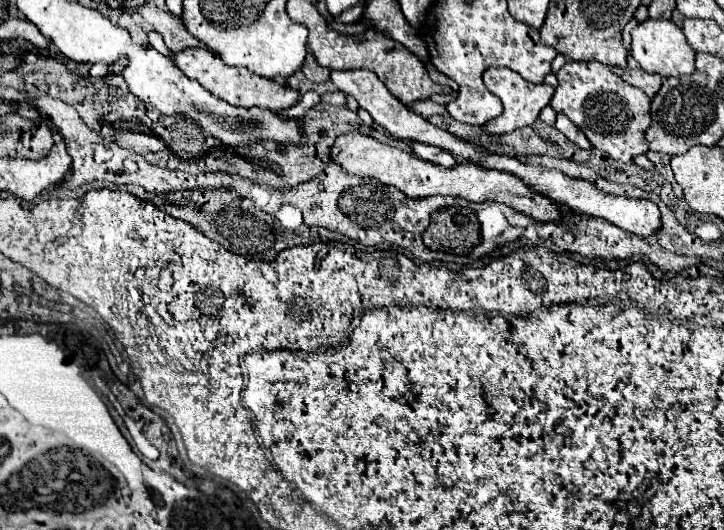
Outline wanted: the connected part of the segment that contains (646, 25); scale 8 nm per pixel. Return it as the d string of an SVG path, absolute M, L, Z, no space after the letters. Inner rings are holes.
M647 18L645 22L637 24L631 32L631 56L639 62L639 66L647 72L655 72L661 76L683 76L695 72L695 52L687 46L683 30L673 20L653 20Z

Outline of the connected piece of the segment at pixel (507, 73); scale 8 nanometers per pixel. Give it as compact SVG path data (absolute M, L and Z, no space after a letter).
M489 68L489 70L485 70L483 82L503 102L503 114L481 126L483 130L487 130L487 134L507 134L507 132L513 132L517 128L531 126L537 120L541 108L545 108L549 104L551 96L553 96L553 86L549 86L545 82L541 82L541 84L527 82L525 78L521 78L519 74L515 74L509 68Z

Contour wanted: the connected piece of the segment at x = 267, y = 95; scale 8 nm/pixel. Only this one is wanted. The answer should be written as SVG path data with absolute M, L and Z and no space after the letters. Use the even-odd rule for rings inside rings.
M153 31L148 34L149 44L153 46L161 54L169 54L175 60L176 66L179 66L189 78L195 78L203 88L207 88L211 94L223 98L225 102L229 104L235 104L235 106L259 106L259 108L269 108L269 110L285 110L289 106L293 106L297 100L299 100L299 92L289 88L289 86L283 86L283 84L277 84L275 80L267 80L263 76L257 76L257 74L251 74L249 70L243 70L243 68L233 68L233 66L227 66L219 54L207 50L207 48L187 48L181 50L181 52L175 53L170 51L163 41L162 36Z

